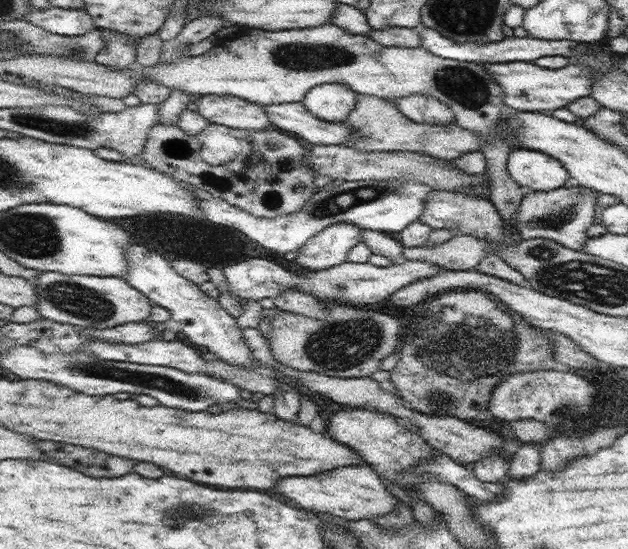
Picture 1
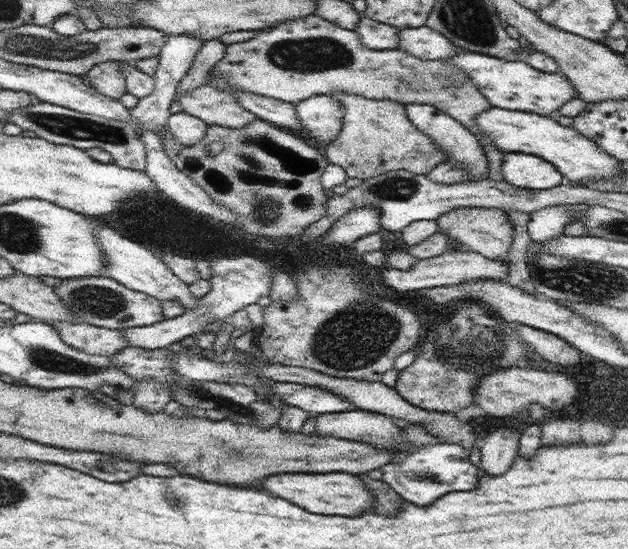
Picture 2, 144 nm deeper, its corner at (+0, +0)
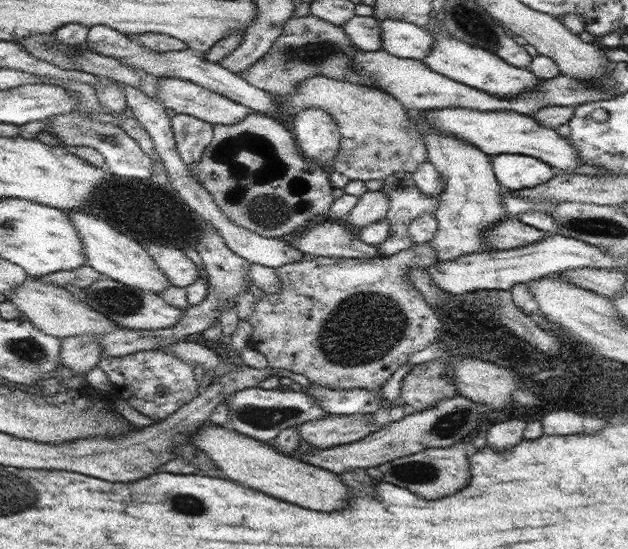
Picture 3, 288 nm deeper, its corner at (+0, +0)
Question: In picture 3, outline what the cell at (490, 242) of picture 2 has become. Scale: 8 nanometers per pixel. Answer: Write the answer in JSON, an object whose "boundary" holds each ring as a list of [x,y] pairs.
{"boundary":[[[505,218],[499,224],[491,226],[489,232],[485,232],[485,244],[491,250],[511,250],[525,244],[535,244],[537,240],[543,240],[547,236],[547,232],[521,224],[517,218]]]}

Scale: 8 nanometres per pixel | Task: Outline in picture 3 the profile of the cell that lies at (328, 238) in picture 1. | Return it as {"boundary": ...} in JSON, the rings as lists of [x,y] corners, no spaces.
{"boundary":[[[365,192],[359,196],[355,208],[345,216],[347,224],[353,224],[353,228],[361,228],[373,222],[379,222],[389,212],[389,198],[385,192]]]}

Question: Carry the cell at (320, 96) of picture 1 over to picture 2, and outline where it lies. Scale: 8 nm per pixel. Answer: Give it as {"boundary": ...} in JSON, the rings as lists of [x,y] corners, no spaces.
{"boundary":[[[315,94],[293,106],[297,112],[299,124],[309,136],[309,138],[307,136],[303,138],[315,148],[323,150],[327,144],[331,144],[339,136],[341,124],[343,124],[343,106],[337,100],[337,96]]]}

